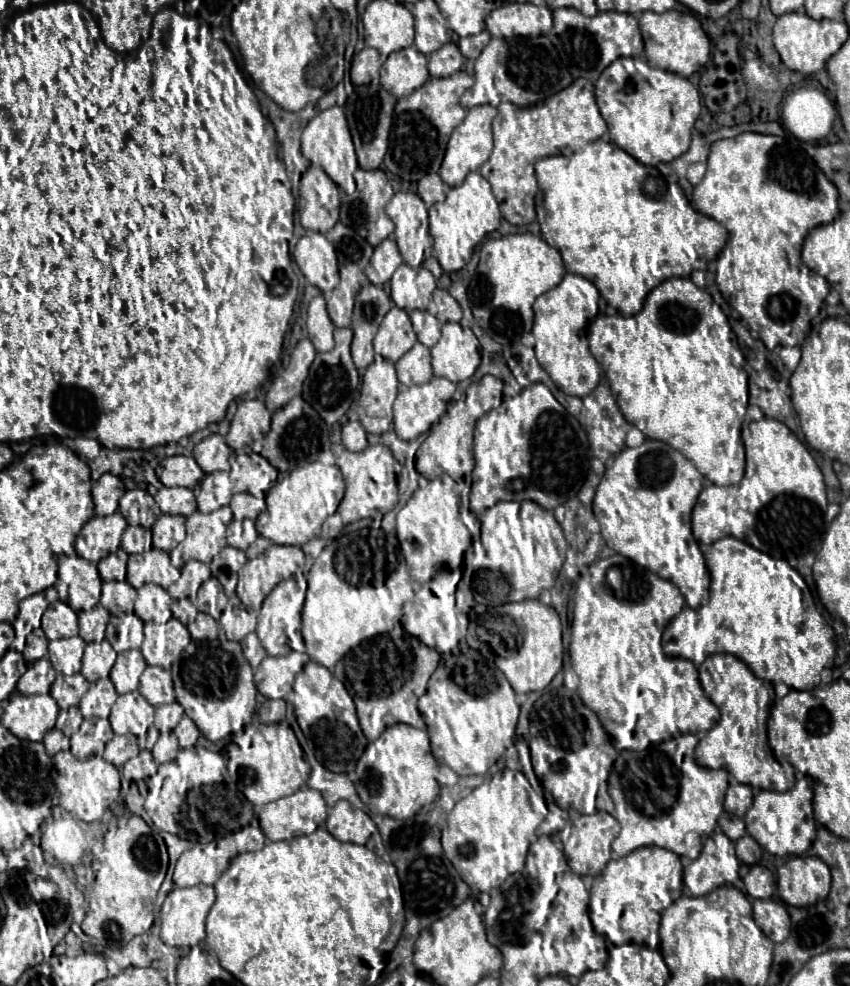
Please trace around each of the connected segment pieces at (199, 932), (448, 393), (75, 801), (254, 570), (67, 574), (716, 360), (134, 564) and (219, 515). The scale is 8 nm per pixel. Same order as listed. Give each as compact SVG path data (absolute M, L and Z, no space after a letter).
M196 885L196 887L174 887L160 911L160 921L162 921L162 931L160 937L166 945L170 947L194 947L198 945L206 933L204 933L204 921L206 915L210 911L210 907L214 905L214 887L212 885Z
M432 377L428 383L424 385L402 385L399 383L398 395L396 401L394 401L394 431L400 439L418 439L420 435L428 433L430 427L434 423L438 423L440 415L446 411L446 405L448 401L452 399L454 391L456 391L456 385L448 379L440 379L440 377Z
M60 751L54 755L54 765L58 769L56 789L60 807L64 807L74 819L80 821L98 821L112 801L118 799L120 793L120 773L114 765L106 763L102 757L92 757L86 761L76 759L70 751Z
M270 545L262 555L250 559L238 575L236 595L254 611L260 609L264 597L284 579L290 579L304 563L300 547Z
M58 557L58 581L56 591L62 601L62 593L66 593L66 603L78 611L90 611L100 601L100 585L102 579L94 563L82 557Z
M672 277L664 283L660 283L656 289L650 291L650 295L646 297L646 303L642 307L640 313L632 315L632 317L622 317L622 315L603 315L599 314L593 319L588 325L588 345L590 345L590 351L592 355L596 357L596 361L602 365L608 381L610 381L610 389L612 389L612 395L616 399L616 403L622 411L622 415L626 417L628 423L632 423L634 427L638 427L648 439L656 439L656 441L664 441L668 445L672 445L676 451L680 451L686 459L690 459L696 469L706 477L710 479L712 483L716 485L734 485L738 483L742 477L744 477L744 445L742 445L741 439L741 426L747 411L749 402L749 391L748 391L748 375L742 365L744 365L744 359L742 359L742 353L740 357L738 355L738 345L732 341L734 333L730 331L730 325L728 325L728 319L726 315L722 313L722 309L712 301L712 297L698 289L690 278L683 277Z
M150 549L140 555L130 555L128 559L128 575L126 581L140 589L146 583L156 583L162 589L168 589L174 581L178 581L180 571L170 563L166 551Z
M220 507L212 513L200 513L194 511L186 519L186 539L174 549L172 563L178 567L182 561L202 561L210 563L212 557L220 553L220 549L226 547L226 527L232 521L230 507Z

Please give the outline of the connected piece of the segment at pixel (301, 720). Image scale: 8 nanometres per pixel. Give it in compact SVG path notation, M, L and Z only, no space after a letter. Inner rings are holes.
M310 661L296 675L294 713L304 737L310 739L316 747L316 759L332 773L352 773L368 745L368 739L358 725L352 697L324 665Z

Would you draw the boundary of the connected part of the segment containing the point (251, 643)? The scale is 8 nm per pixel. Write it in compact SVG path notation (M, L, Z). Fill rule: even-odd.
M256 633L246 635L246 637L240 641L240 645L242 645L242 649L244 649L244 657L246 657L248 663L252 665L252 669L256 669L256 667L260 665L260 661L266 657L266 651L264 651L264 647L260 645Z

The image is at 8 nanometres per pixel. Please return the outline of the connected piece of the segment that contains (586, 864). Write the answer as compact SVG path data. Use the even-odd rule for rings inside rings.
M606 811L574 819L570 835L564 841L564 855L572 871L578 875L598 875L612 857L610 843L618 833L618 821Z

